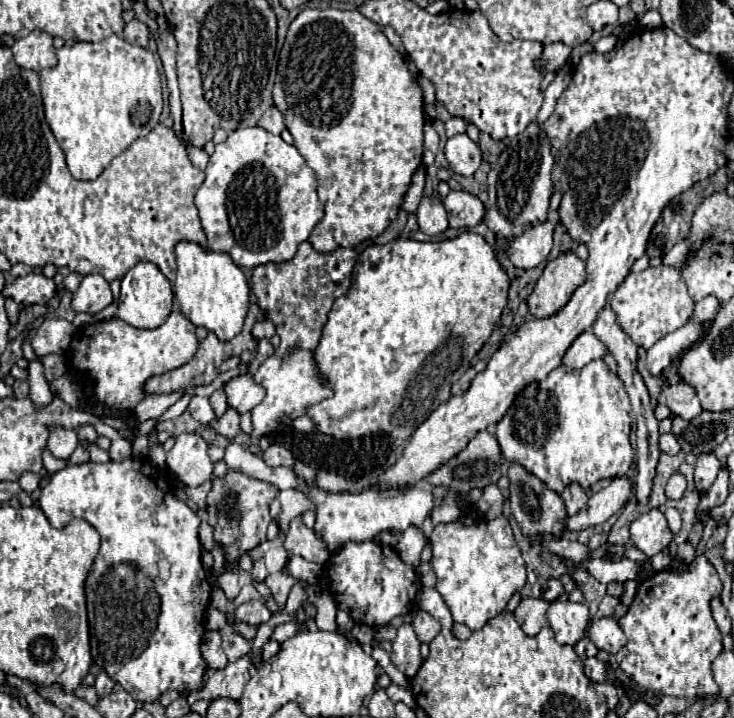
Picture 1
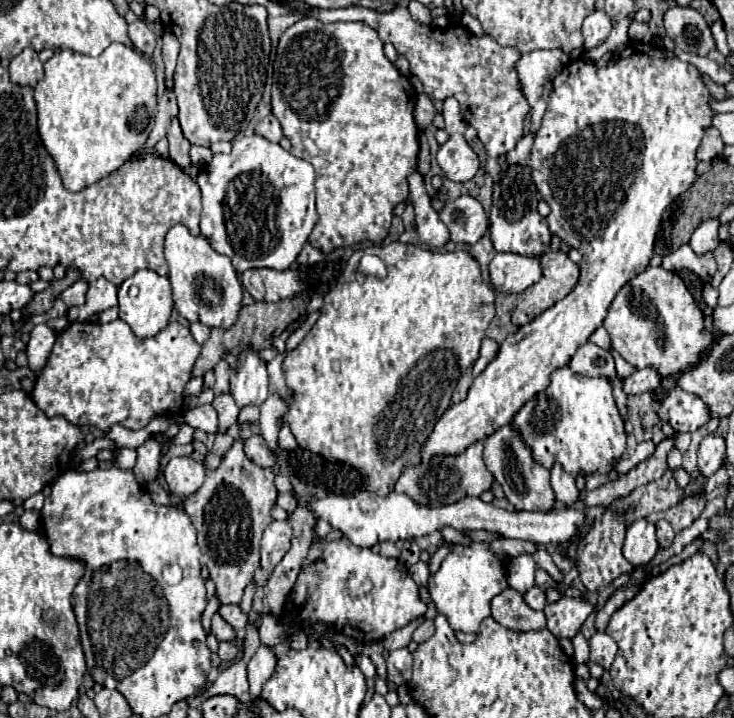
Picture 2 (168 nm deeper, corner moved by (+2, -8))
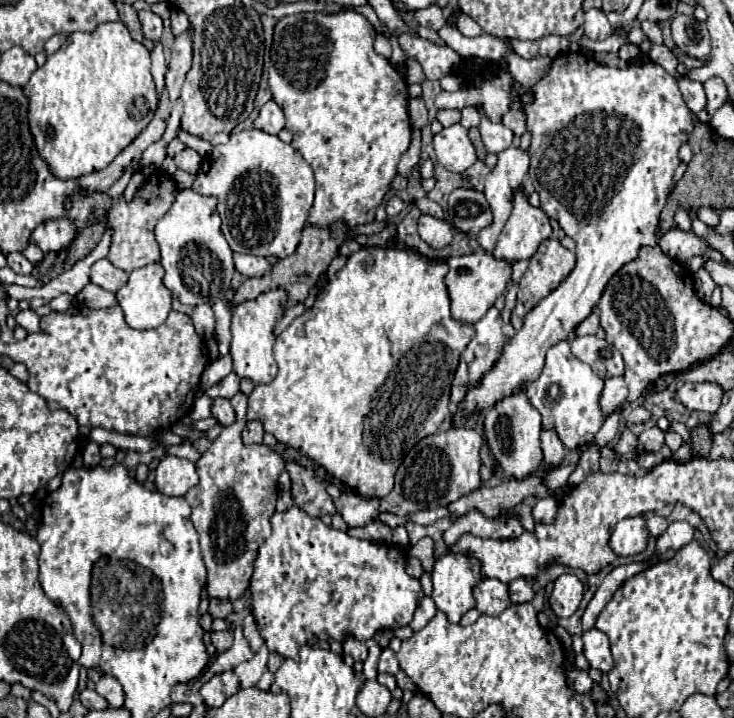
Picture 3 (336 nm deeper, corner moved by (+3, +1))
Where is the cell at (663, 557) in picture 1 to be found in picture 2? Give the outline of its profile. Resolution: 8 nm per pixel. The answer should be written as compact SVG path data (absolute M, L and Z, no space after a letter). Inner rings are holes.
M665 519L657 521L657 541L659 541L659 547L661 547L661 549L671 547L673 537L675 537L675 531L673 531L673 527L669 525L669 521L665 521Z

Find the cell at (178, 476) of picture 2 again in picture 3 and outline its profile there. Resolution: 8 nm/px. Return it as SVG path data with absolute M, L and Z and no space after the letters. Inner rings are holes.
M166 456L156 468L154 484L160 494L166 496L184 496L192 486L198 484L198 474L194 462L186 458Z

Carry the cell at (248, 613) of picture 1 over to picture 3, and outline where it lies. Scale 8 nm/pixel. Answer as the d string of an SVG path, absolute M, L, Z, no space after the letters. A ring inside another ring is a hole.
M212 598L212 600L210 600L208 614L210 614L212 618L226 618L228 614L232 614L232 602L224 602L224 600Z

